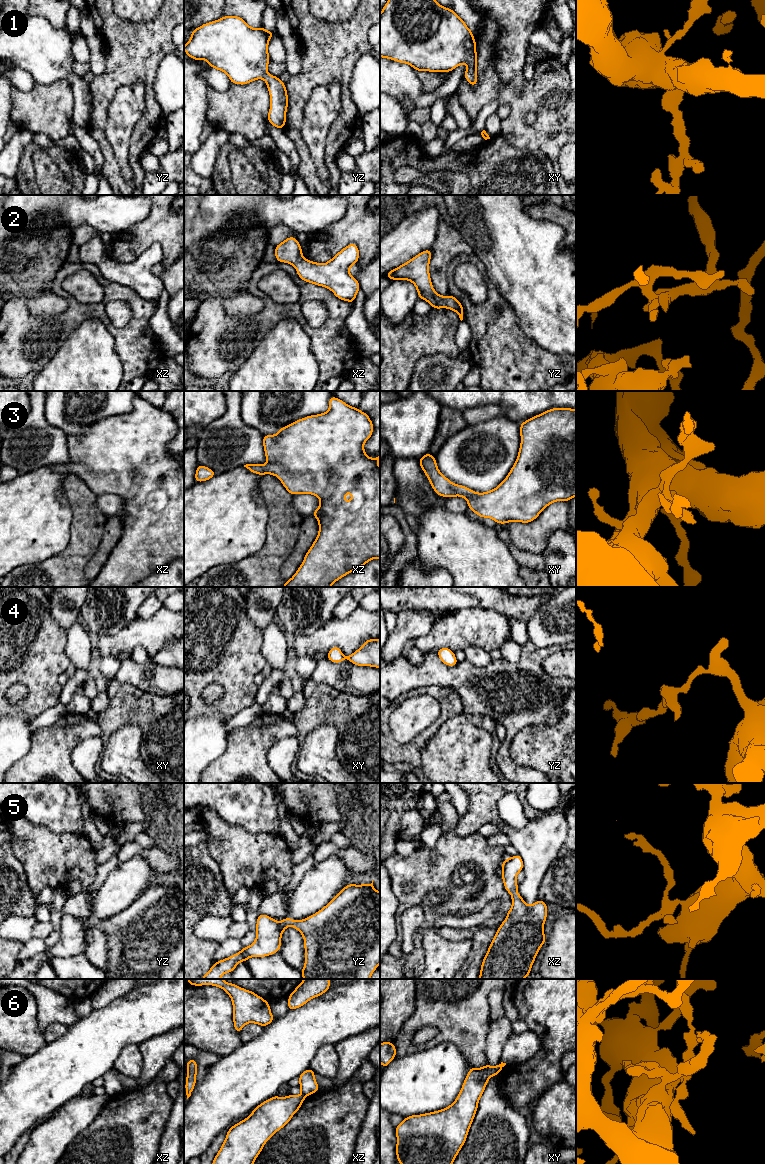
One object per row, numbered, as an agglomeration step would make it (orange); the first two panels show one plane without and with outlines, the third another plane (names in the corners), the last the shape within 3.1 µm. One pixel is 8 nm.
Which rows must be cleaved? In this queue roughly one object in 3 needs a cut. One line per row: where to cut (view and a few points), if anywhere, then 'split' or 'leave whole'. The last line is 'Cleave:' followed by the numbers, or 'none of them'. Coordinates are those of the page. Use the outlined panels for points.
1: cut none; leave whole
2: cut none; leave whole
3: cut none; leave whole
4: cut none; leave whole
5: cut none; leave whole
6: cut xz (301, 1094), (304, 1096); split
Cleave: 6

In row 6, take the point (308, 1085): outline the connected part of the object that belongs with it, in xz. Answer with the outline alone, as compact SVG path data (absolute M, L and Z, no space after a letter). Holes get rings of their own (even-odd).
M311 1068L302 1072L298 1078L300 1080L299 1087L302 1095L308 1096L320 1090L315 1080L315 1073Z

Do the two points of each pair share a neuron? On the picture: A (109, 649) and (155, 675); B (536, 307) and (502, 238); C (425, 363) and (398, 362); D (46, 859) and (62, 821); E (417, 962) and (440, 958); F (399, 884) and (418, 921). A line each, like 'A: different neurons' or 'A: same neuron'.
A: different neurons
B: same neuron
C: different neurons
D: different neurons
E: different neurons
F: different neurons

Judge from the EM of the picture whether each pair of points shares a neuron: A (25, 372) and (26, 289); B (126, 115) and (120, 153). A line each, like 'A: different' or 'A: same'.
A: different
B: same

